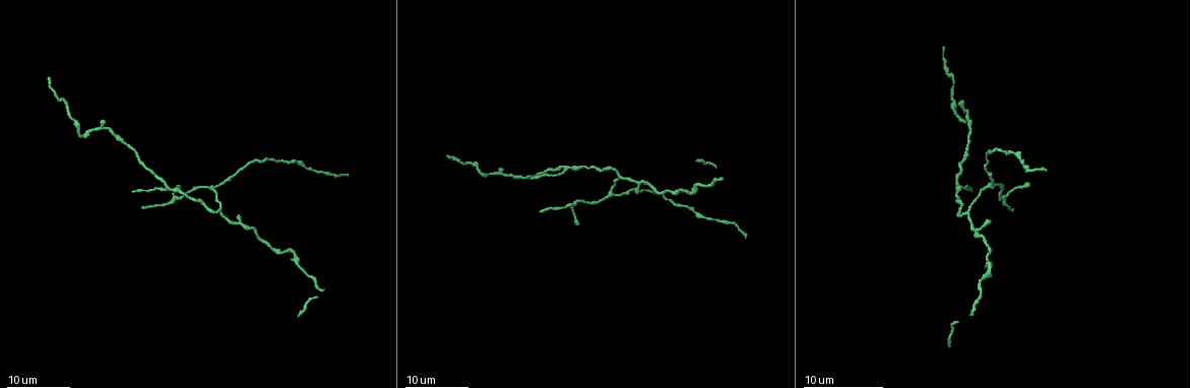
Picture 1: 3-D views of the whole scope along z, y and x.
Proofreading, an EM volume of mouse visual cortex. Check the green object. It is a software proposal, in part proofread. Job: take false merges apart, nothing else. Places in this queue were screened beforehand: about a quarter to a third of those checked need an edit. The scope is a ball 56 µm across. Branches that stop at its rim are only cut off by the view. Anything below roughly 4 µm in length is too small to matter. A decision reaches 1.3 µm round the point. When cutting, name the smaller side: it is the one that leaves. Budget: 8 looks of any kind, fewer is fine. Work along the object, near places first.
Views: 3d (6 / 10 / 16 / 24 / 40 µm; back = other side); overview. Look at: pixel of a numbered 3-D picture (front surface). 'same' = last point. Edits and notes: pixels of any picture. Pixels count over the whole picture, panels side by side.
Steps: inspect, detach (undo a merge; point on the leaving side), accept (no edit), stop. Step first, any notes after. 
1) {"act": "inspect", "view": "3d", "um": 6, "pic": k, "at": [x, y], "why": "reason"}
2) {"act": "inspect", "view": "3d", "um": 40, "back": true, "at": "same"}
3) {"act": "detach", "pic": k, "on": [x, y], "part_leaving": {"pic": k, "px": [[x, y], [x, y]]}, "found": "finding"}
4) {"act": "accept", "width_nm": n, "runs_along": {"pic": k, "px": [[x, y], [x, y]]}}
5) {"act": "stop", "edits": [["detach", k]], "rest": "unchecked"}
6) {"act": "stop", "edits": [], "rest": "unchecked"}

{"act": "inspect", "view": "3d", "um": 16, "pic": 1, "at": [291, 249], "why": "thick turns thin"}

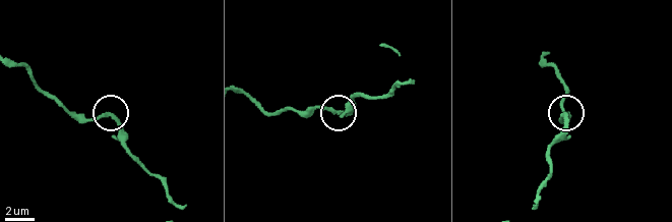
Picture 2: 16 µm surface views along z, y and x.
{"act": "inspect", "view": "3d", "um": 6, "pic": 2, "at": [115, 120]}

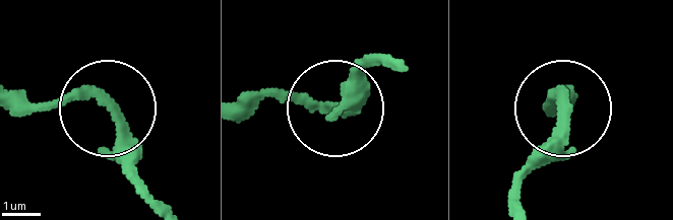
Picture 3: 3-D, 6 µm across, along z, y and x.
{"act": "accept", "runs_along": {"pic": 3, "px": [[12, 97], [42, 106], [100, 100], [151, 204]]}, "found": "all the same neuron"}

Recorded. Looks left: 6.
{"act": "inspect", "view": "3d", "um": 16, "pic": 1, "at": [220, 210], "why": "three arms meet"}

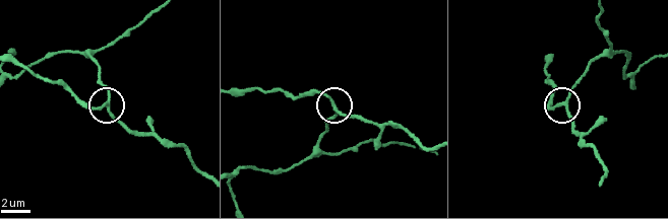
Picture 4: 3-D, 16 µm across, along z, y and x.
{"act": "inspect", "view": "3d", "um": 10, "pic": 4, "at": [109, 104], "why": "closer look"}

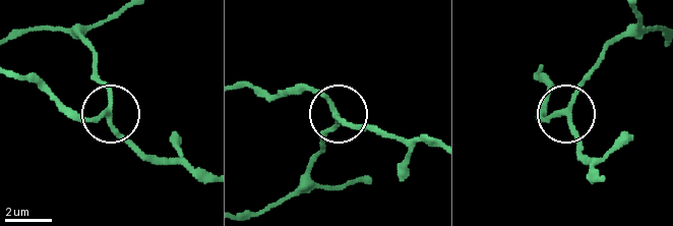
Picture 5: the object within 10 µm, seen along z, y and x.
{"act": "accept", "width_nm": 190, "found": "all the same neuron"}

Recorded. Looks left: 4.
{"act": "inspect", "view": "3d", "um": 24, "pic": 1, "at": [214, 186], "why": "three arms meet"}

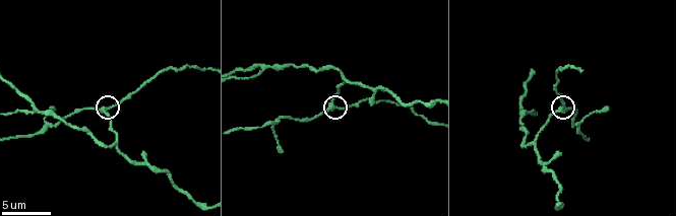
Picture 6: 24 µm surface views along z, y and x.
{"act": "inspect", "view": "3d", "um": 6, "pic": 6, "at": [563, 109]}

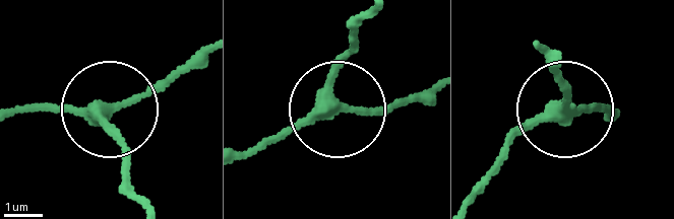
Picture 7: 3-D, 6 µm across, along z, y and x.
{"act": "accept", "side_arm_um": 14, "runs_along": {"pic": 7, "px": [[145, 204], [104, 111], [33, 107]]}, "found": "continuous, no second neuron"}

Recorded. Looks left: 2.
{"act": "inspect", "view": "3d", "um": 10, "pic": 6, "at": [34, 108], "why": "small branch off a trunk"}

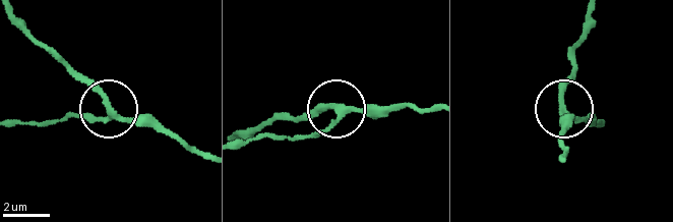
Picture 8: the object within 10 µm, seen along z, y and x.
{"act": "inspect", "view": "3d", "um": 6, "pic": 8, "at": [339, 112], "why": "closer look"}

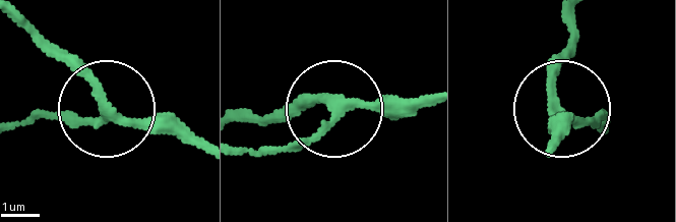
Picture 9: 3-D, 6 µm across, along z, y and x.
{"act": "accept", "runs_along": {"pic": 9, "px": [[423, 103], [355, 103], [306, 139], [261, 151]]}, "found": "all the same neuron"}

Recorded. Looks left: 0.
{"act": "stop", "edits": [], "rest": "unchecked"}

